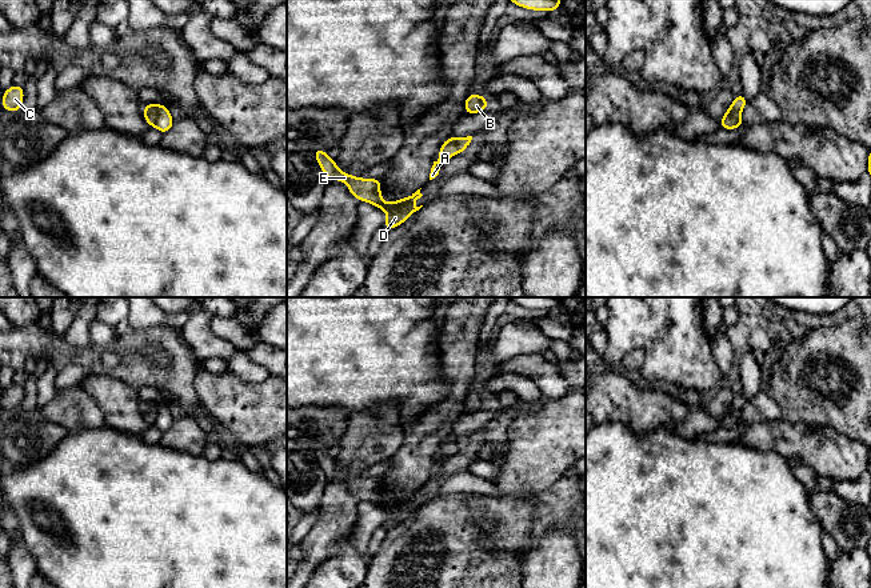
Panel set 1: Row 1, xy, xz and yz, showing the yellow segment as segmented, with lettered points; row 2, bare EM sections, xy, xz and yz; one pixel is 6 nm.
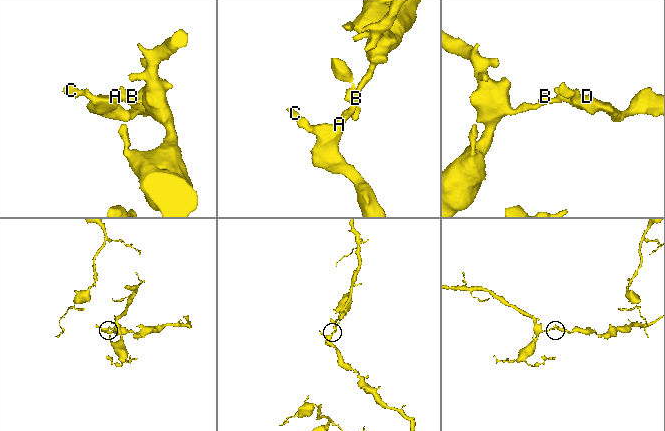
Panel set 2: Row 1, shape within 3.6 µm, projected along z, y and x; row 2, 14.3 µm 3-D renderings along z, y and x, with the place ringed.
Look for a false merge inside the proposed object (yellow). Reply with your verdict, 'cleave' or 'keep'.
cleave

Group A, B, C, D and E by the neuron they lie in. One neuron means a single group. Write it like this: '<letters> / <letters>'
A C D E / B

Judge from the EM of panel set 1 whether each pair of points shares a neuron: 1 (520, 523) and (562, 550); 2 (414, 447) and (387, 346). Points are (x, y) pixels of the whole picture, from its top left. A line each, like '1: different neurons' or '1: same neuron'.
1: different neurons
2: different neurons

